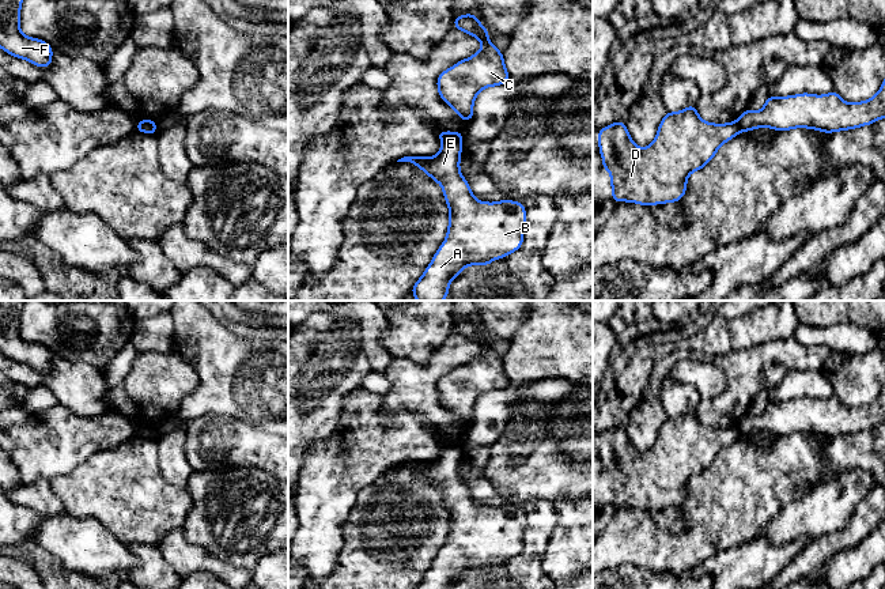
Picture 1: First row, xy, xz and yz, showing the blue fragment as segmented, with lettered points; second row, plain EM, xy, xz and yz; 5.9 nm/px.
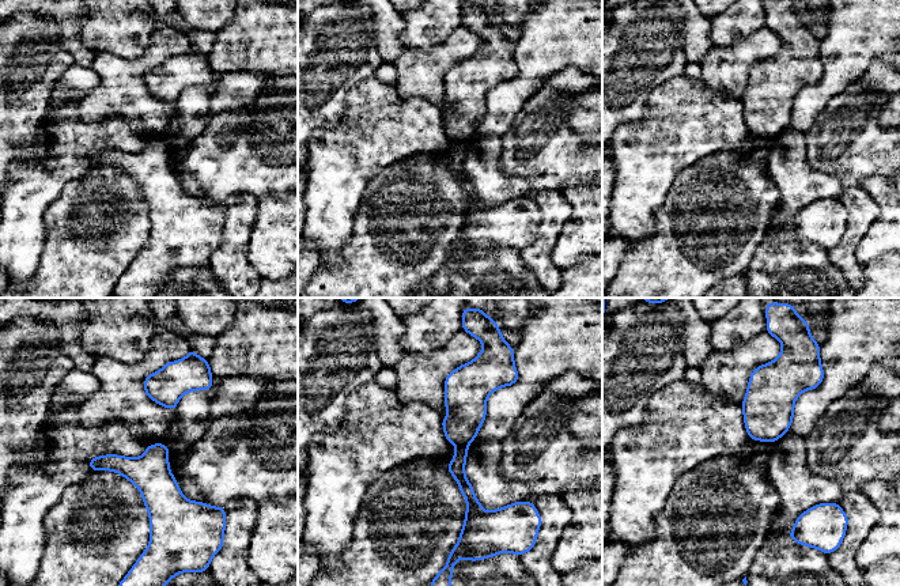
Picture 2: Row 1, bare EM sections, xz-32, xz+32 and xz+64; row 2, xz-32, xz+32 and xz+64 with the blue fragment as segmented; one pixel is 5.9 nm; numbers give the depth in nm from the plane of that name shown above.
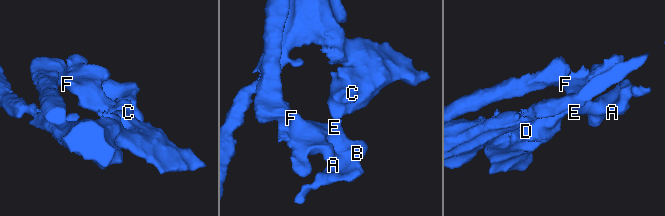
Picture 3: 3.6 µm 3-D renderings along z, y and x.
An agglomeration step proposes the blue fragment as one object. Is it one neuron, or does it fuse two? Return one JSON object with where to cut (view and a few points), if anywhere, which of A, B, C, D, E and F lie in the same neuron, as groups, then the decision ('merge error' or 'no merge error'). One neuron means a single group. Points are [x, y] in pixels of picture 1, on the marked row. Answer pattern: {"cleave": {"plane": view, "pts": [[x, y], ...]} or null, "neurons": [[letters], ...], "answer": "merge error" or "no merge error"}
{"cleave": {"plane": "xz", "pts": [[458, 140], [446, 140], [443, 143]]}, "neurons": [["A", "B", "E", "F"], ["C", "D"]], "answer": "merge error"}

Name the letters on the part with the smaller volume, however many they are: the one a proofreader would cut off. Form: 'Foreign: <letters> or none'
Foreign: A, B, E, F

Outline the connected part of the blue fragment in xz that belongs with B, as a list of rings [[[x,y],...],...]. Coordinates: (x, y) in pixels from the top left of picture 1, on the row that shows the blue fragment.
[[[445,141],[439,154],[432,158],[404,156],[397,161],[415,163],[434,181],[439,182],[450,211],[446,239],[436,250],[423,276],[412,287],[412,294],[417,301],[443,301],[449,294],[449,283],[466,265],[488,265],[496,258],[507,257],[523,243],[526,209],[522,203],[508,199],[498,203],[479,201],[459,171],[461,152],[459,141]]]

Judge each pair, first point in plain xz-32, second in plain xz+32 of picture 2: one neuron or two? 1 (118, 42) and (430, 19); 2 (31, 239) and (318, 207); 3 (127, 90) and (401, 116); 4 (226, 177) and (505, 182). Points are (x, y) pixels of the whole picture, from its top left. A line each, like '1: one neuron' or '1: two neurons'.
1: one neuron
2: one neuron
3: two neurons
4: two neurons

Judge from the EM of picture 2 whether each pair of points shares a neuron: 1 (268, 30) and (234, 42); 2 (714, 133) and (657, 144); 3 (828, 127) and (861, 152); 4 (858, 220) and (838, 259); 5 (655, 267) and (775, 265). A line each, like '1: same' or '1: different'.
1: same
2: same
3: same
4: same
5: different

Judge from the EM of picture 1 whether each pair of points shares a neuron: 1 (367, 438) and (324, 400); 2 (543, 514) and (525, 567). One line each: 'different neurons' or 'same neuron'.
1: different neurons
2: same neuron

